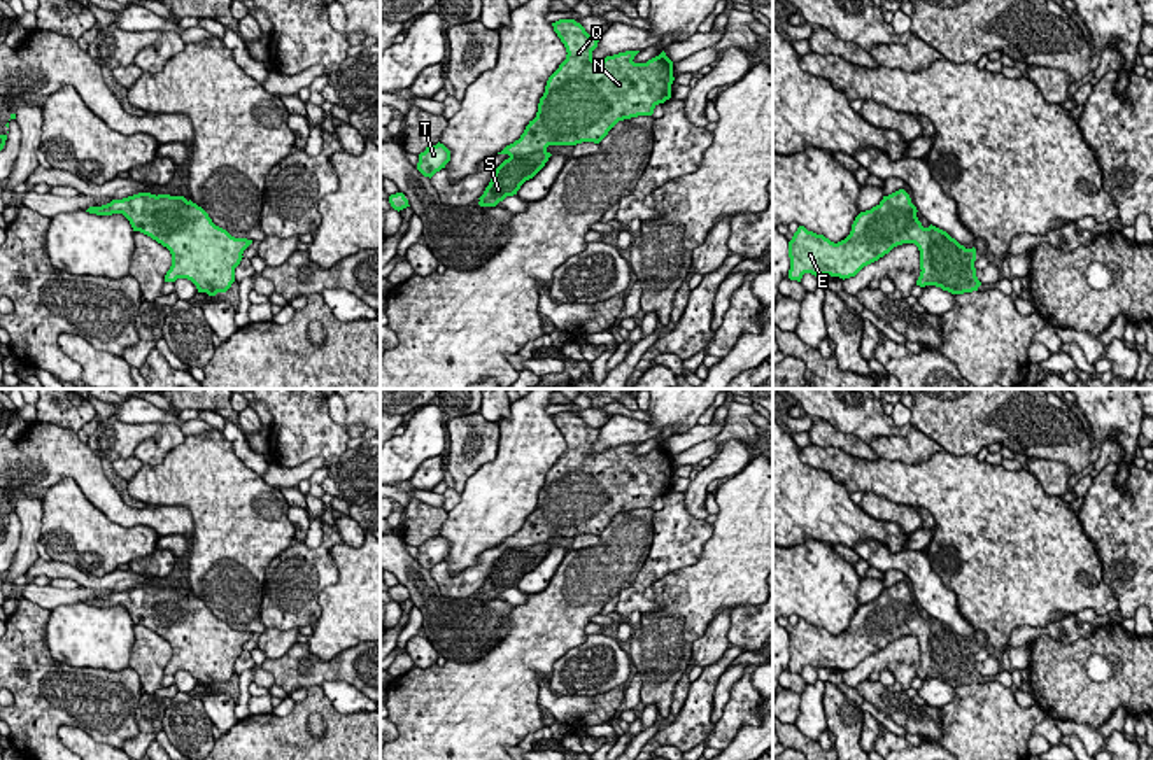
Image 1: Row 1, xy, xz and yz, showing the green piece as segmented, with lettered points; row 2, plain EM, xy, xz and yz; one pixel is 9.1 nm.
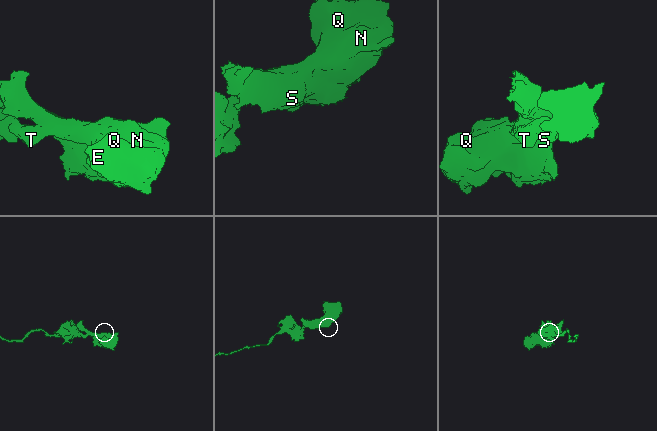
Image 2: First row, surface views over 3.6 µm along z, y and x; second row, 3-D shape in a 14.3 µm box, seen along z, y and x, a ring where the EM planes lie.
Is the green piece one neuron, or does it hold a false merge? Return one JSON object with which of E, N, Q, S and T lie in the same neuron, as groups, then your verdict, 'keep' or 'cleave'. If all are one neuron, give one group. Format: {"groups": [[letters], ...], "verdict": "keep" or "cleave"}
{"groups": [["E", "N", "Q", "S", "T"]], "verdict": "keep"}

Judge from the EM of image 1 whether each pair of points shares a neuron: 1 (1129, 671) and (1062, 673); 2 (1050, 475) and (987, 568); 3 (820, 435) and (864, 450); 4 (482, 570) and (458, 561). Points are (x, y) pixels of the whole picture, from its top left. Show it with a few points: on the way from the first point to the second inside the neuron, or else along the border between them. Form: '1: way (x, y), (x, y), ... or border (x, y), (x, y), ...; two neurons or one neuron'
1: way (1113, 687), (1110, 690), (1078, 689); one neuron
2: border (1025, 468), (1048, 494), (1059, 496); two neurons
3: way (831, 436), (854, 445); one neuron
4: border (496, 545), (484, 550), (470, 566), (449, 573); two neurons

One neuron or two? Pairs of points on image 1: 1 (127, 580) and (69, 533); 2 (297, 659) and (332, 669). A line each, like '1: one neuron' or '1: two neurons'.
1: two neurons
2: one neuron

